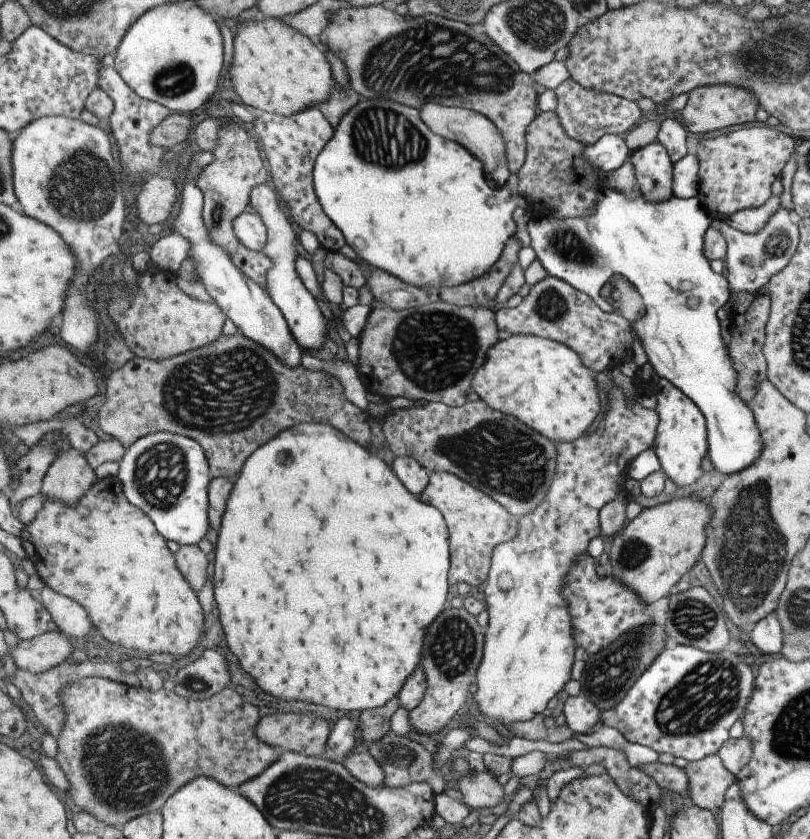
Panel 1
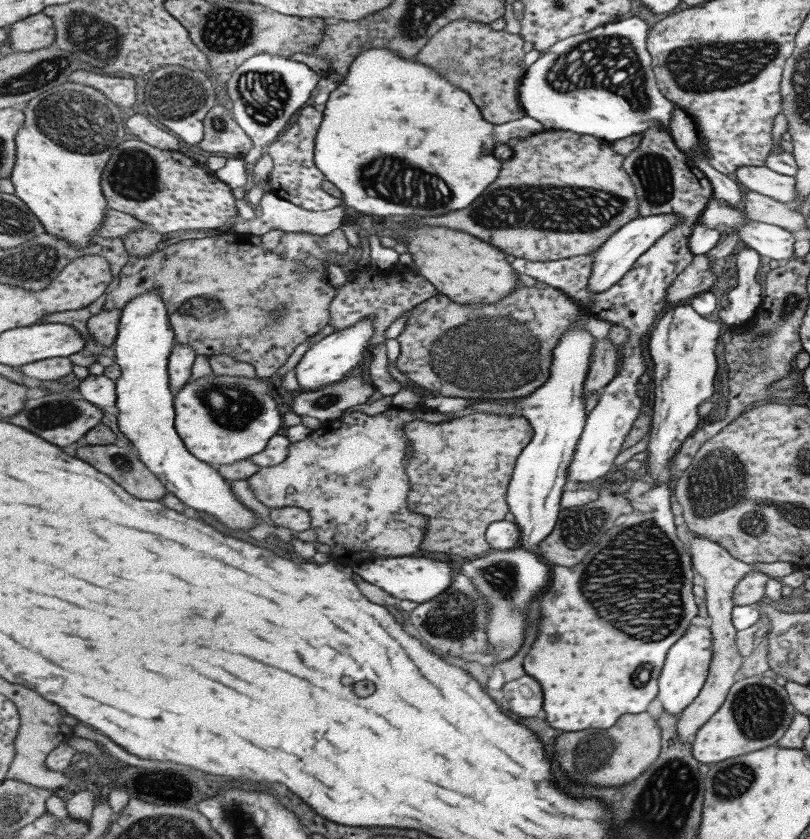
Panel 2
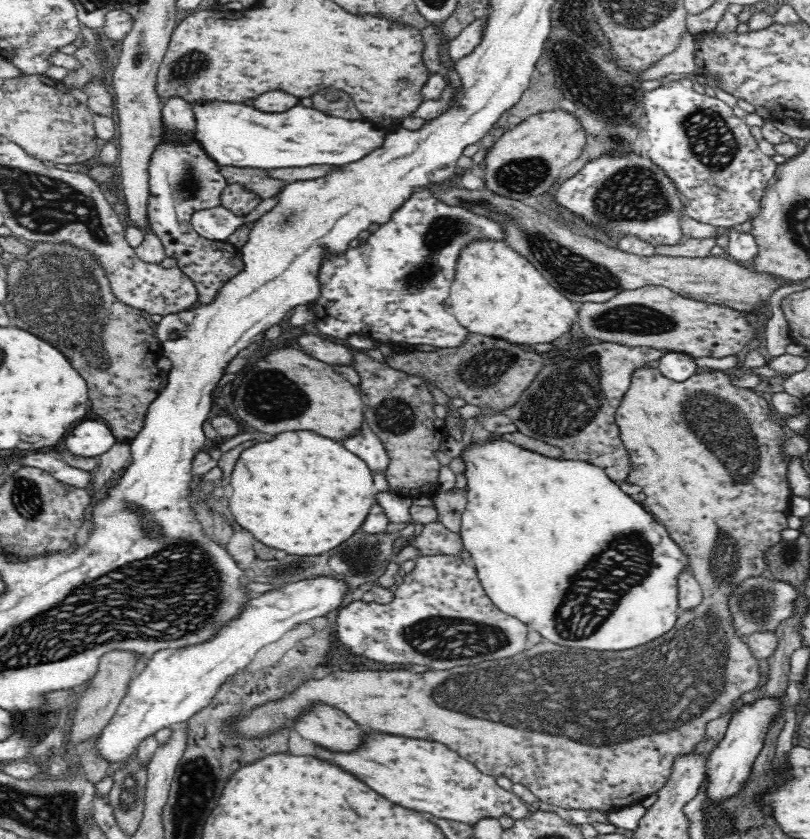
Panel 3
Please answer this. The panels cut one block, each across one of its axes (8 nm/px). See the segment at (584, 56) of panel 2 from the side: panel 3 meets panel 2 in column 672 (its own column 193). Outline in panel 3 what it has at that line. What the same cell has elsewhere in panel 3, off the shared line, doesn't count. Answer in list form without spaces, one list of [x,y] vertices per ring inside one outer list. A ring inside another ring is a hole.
[[[216,100],[192,102],[196,118],[196,140],[206,154],[222,166],[238,168],[304,168],[314,164],[348,166],[384,144],[386,130],[370,120],[344,120],[306,106],[292,106],[286,112],[262,112],[246,104]]]

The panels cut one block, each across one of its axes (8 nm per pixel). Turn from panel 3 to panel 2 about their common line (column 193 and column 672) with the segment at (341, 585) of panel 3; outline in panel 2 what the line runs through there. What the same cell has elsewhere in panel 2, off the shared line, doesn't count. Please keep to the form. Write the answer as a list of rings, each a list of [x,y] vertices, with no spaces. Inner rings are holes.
[[[689,626],[689,630],[669,648],[665,656],[665,664],[659,674],[659,692],[657,700],[663,706],[663,714],[667,716],[679,716],[693,700],[697,698],[699,690],[703,688],[707,676],[709,676],[709,666],[713,660],[713,634],[709,628],[697,628]]]

